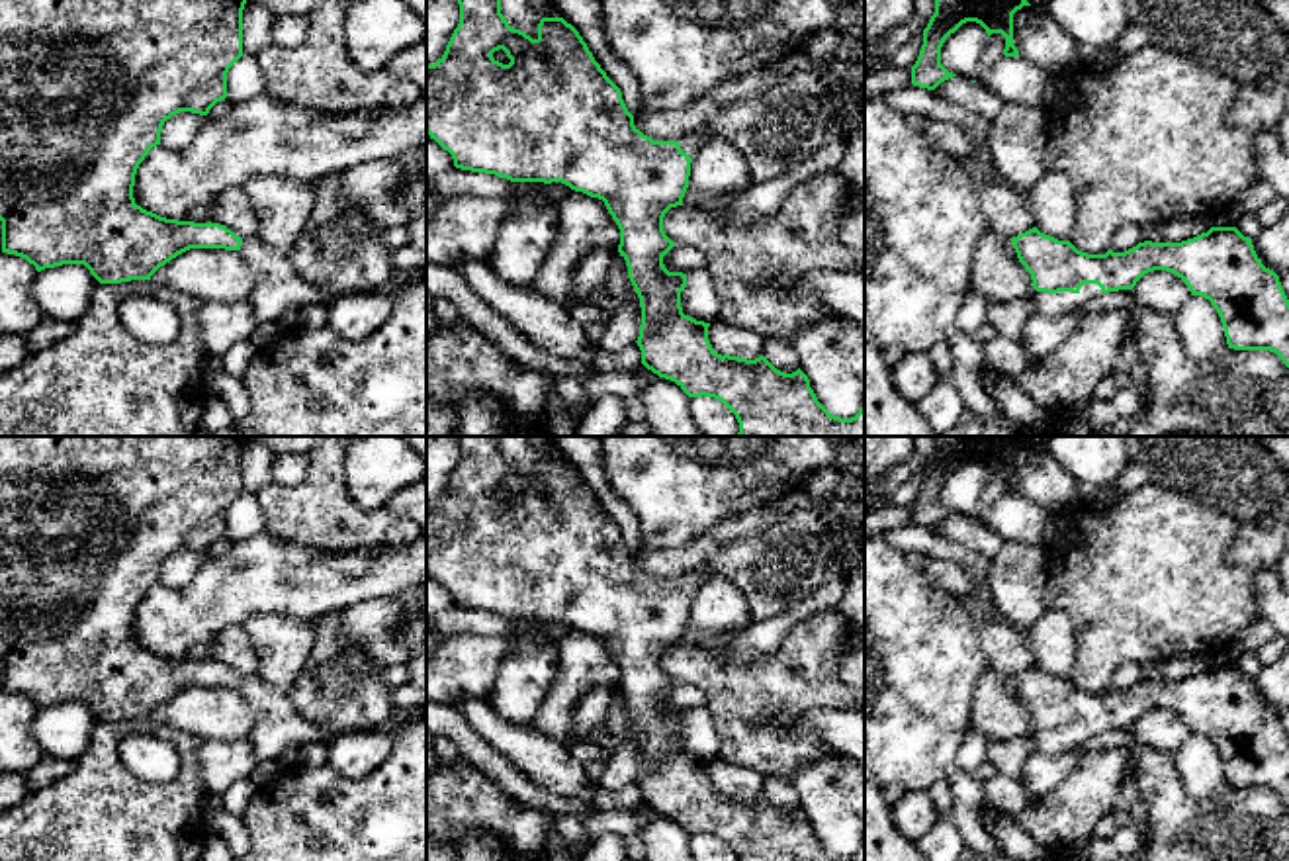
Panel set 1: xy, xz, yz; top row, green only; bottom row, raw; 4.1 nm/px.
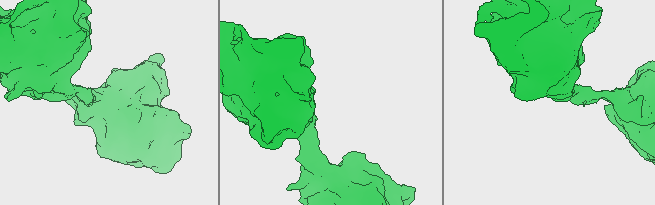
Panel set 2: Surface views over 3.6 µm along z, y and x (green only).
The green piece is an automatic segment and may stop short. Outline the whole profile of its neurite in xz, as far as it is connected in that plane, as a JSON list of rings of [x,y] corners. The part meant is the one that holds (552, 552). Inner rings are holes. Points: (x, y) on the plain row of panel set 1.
[[[458,436],[458,442],[460,462],[444,493],[434,503],[426,503],[426,571],[452,593],[456,607],[495,612],[511,620],[561,620],[604,640],[620,667],[618,691],[626,699],[628,716],[640,736],[642,763],[636,781],[642,789],[642,802],[659,816],[675,820],[689,836],[704,834],[722,839],[737,861],[865,861],[865,841],[851,857],[831,853],[818,839],[800,806],[784,812],[765,794],[747,798],[718,793],[708,779],[710,761],[683,751],[681,730],[687,724],[687,712],[669,710],[663,702],[663,695],[675,685],[663,669],[663,656],[671,646],[683,644],[692,595],[714,573],[696,569],[681,579],[653,579],[644,573],[634,564],[620,526],[595,499],[579,470],[563,456],[542,456],[538,476],[532,477],[509,464],[501,452],[501,436]]]

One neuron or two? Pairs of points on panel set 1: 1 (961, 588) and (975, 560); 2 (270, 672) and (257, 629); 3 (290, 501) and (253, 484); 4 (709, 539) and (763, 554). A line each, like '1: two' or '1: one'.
1: two
2: one
3: two
4: two

